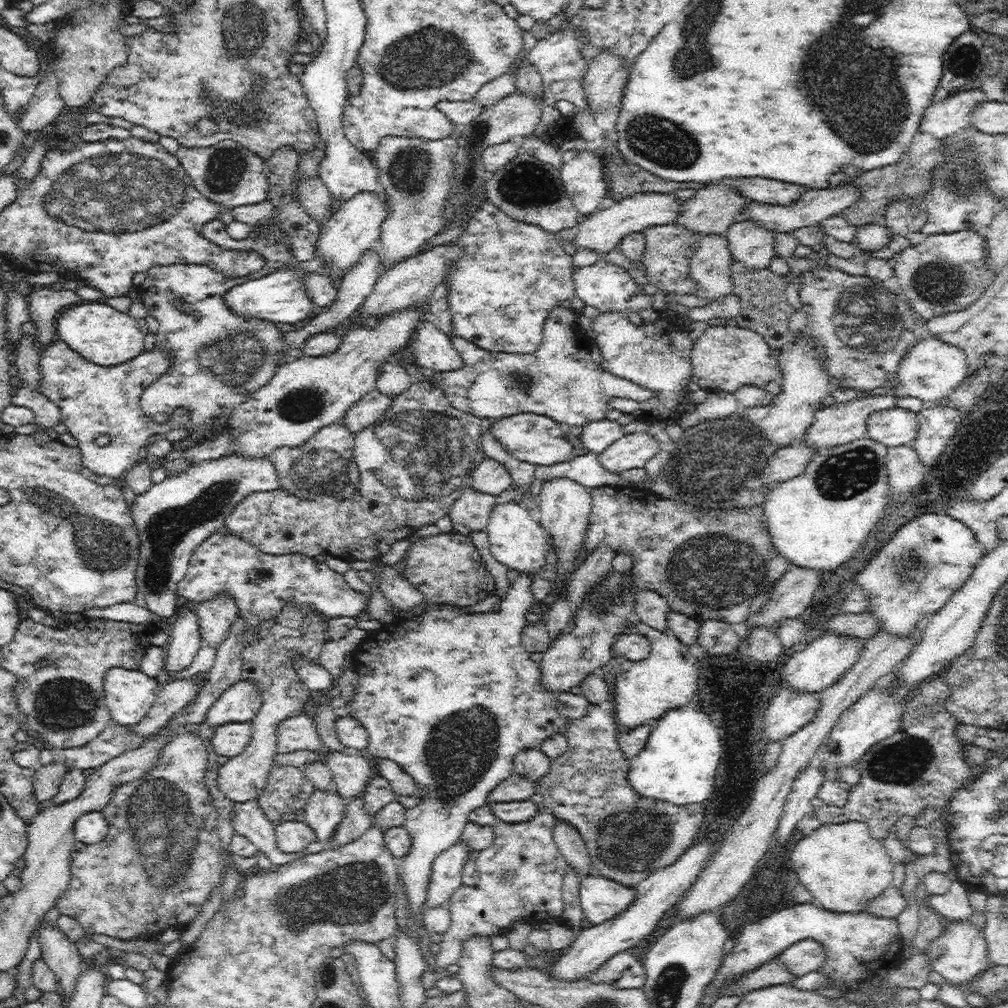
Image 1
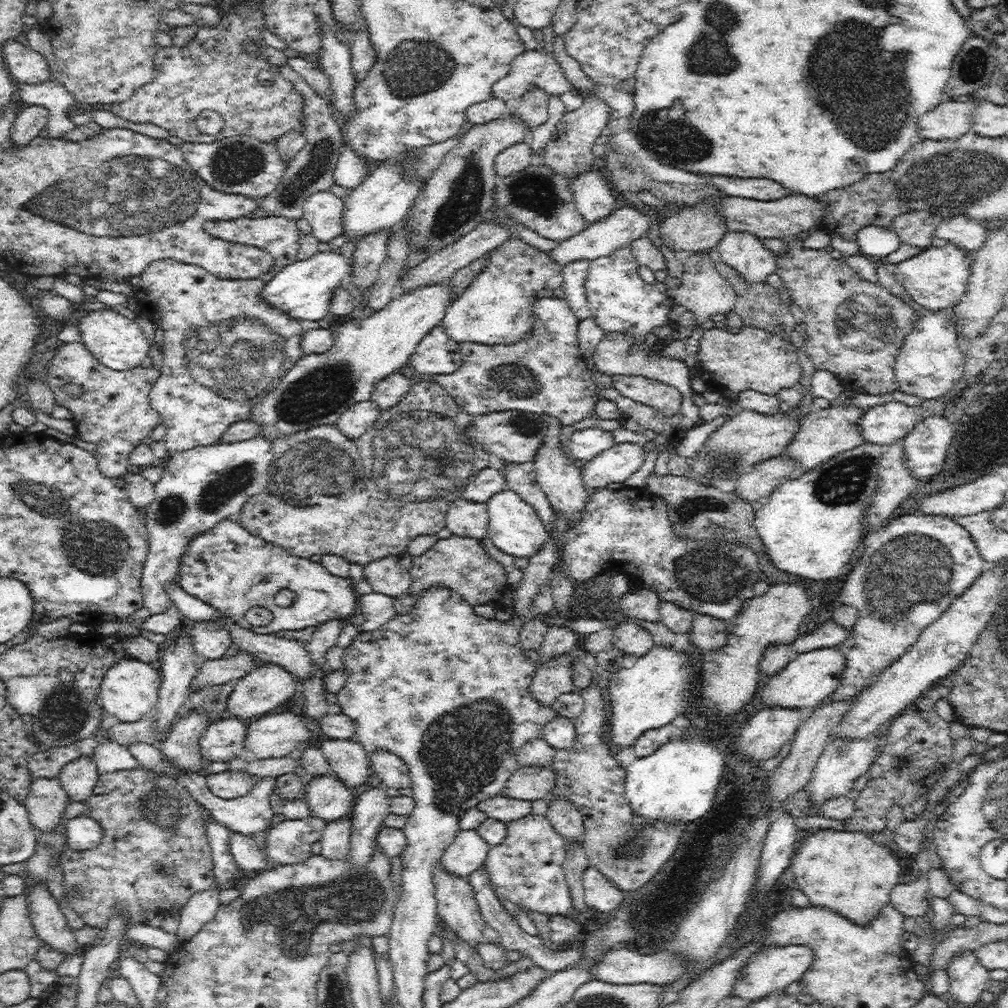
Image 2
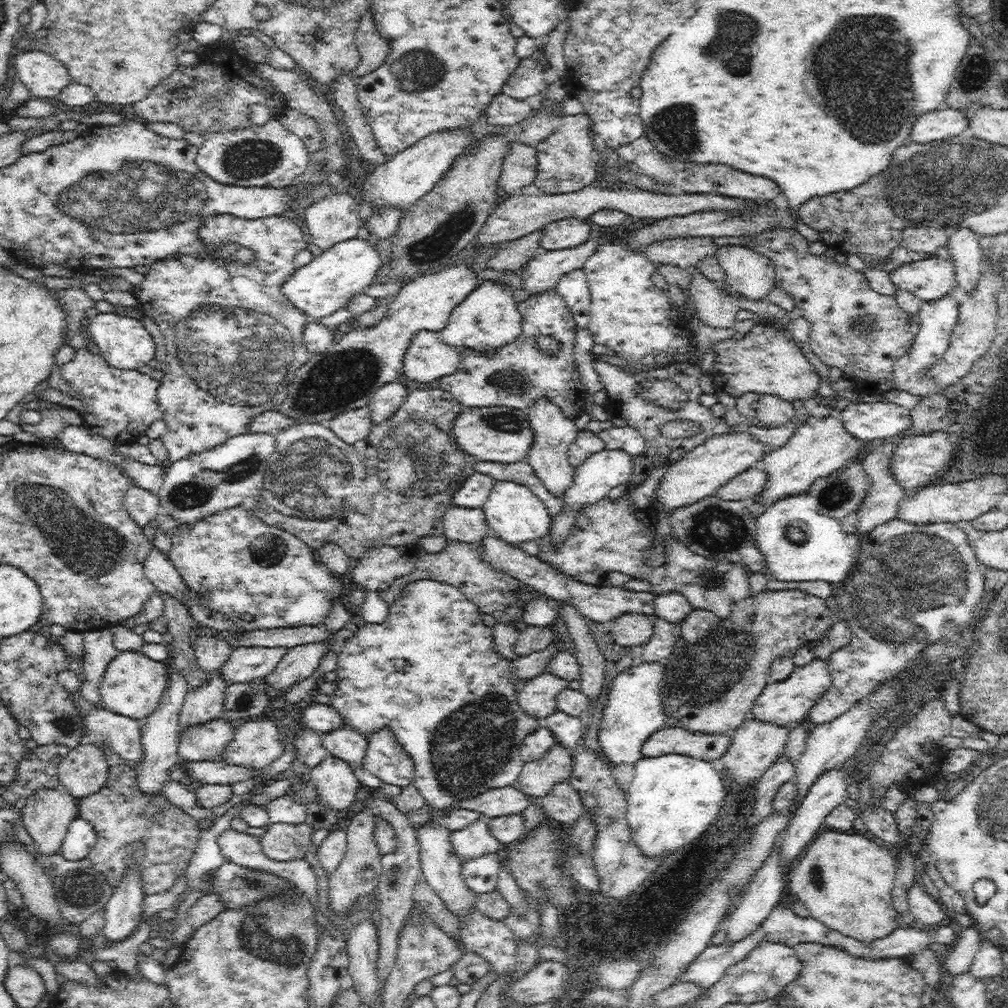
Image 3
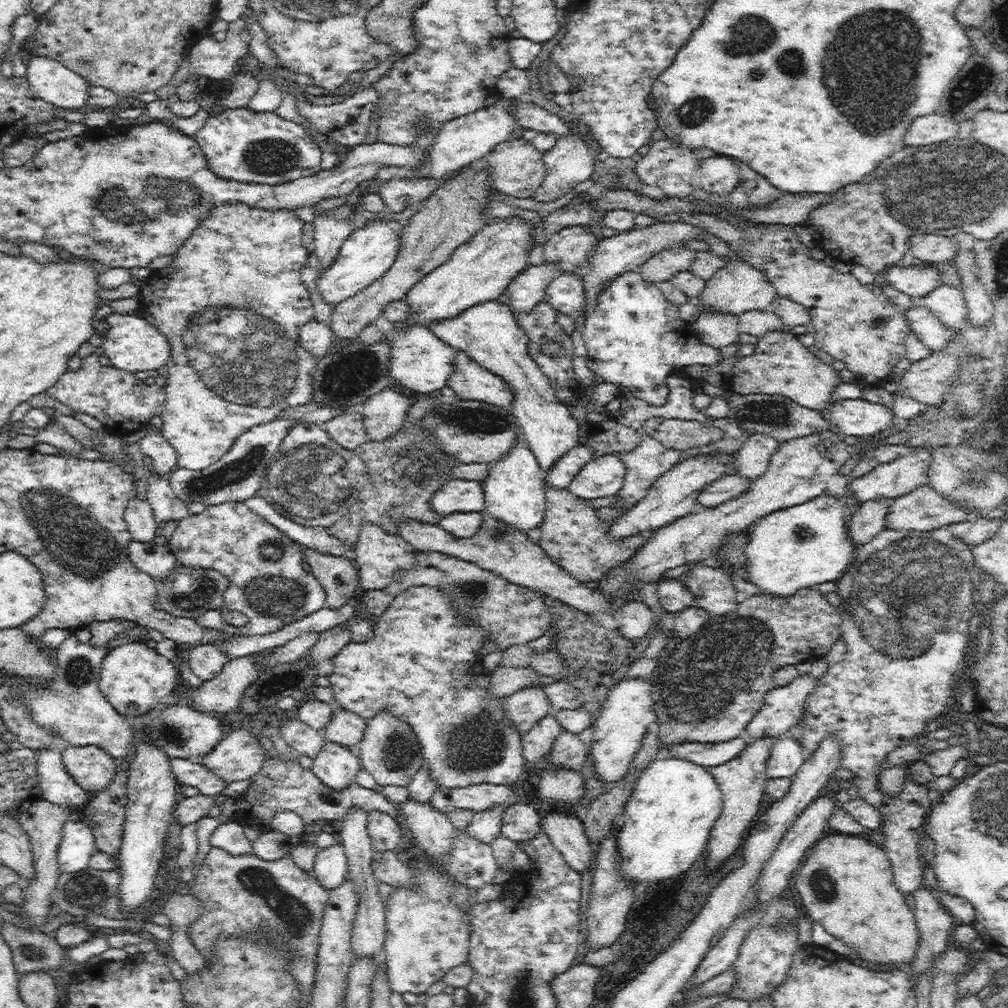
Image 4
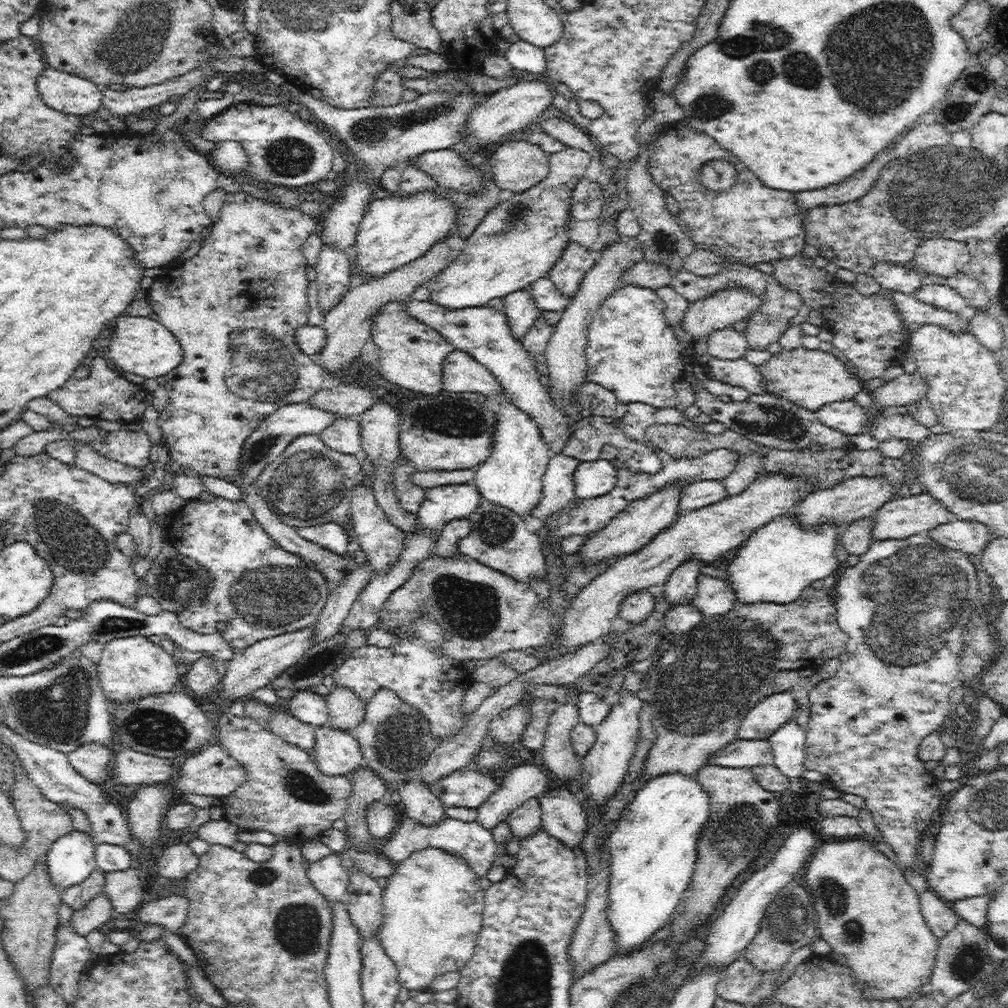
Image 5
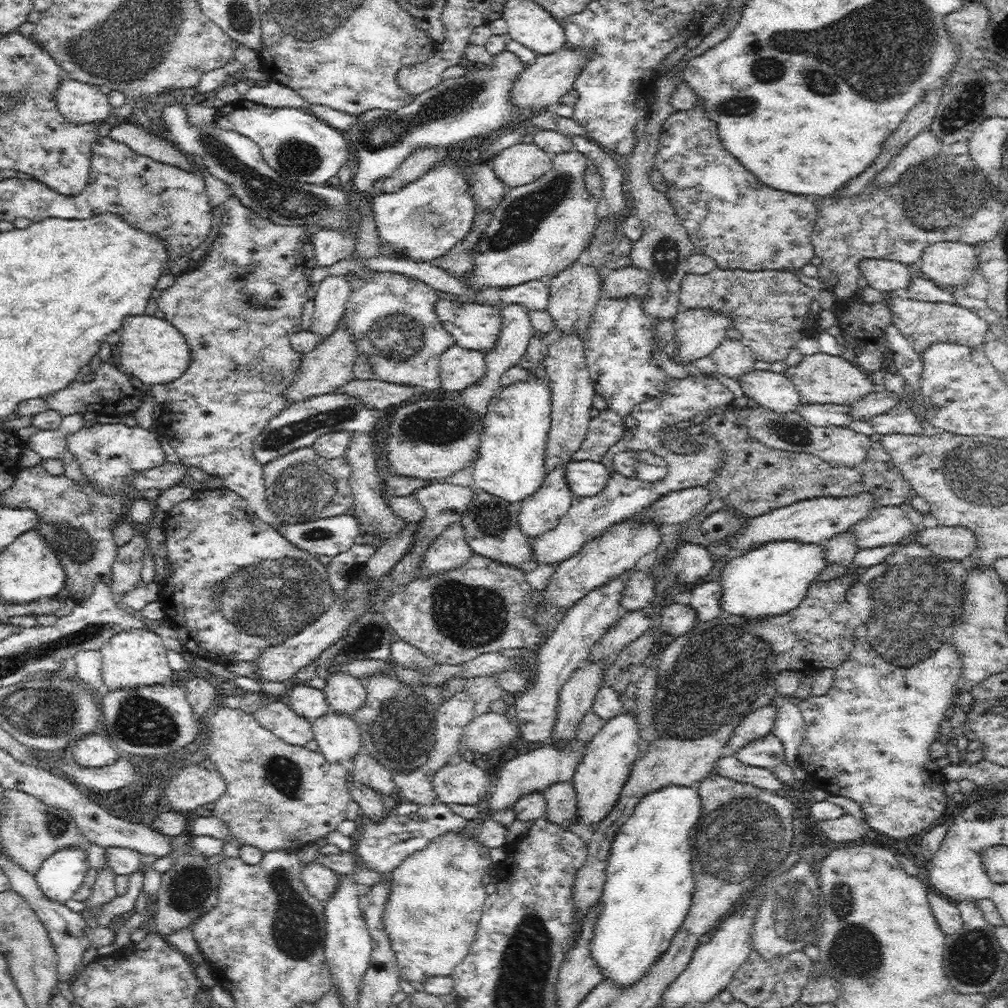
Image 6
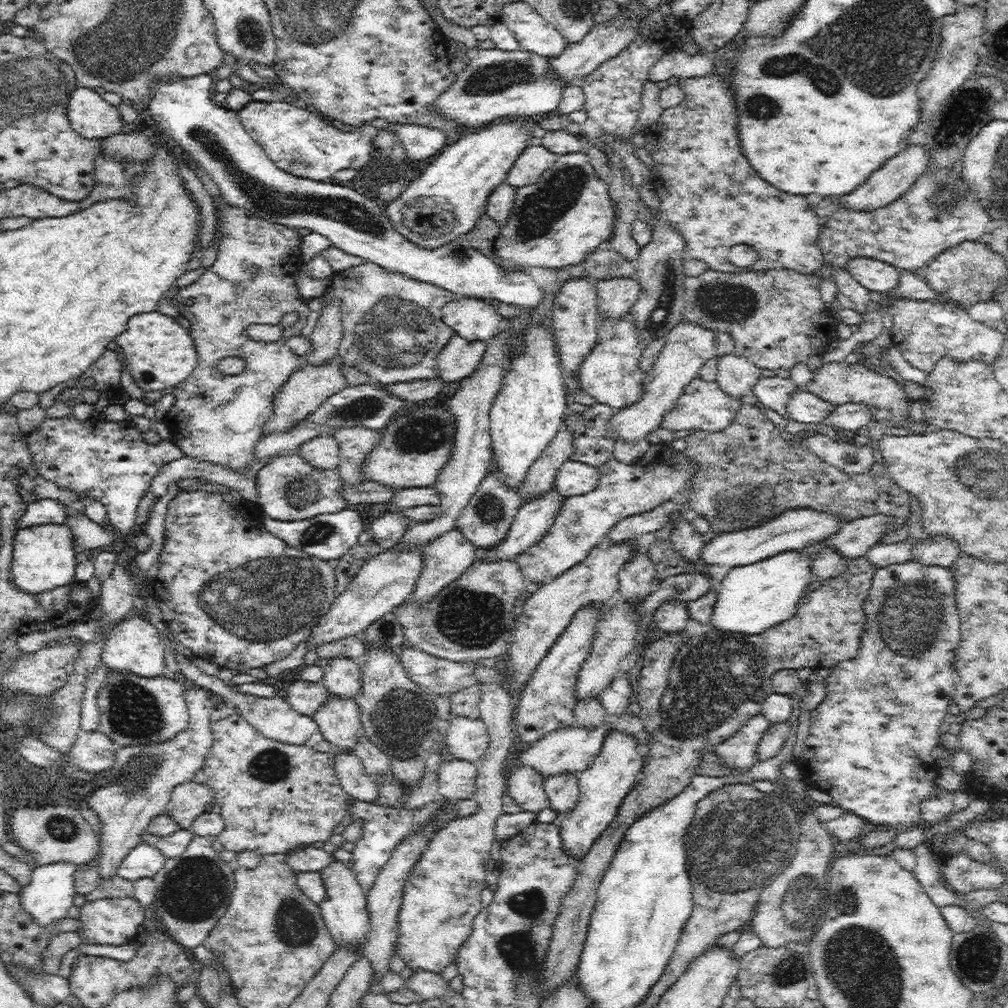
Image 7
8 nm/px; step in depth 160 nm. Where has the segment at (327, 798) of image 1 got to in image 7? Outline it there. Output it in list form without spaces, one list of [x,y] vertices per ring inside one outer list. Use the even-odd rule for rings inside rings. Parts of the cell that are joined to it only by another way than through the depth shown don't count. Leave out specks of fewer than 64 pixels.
[[[329,695],[328,700],[316,711],[312,718],[317,723],[320,733],[335,748],[334,752],[350,752],[356,747],[362,733],[360,711],[355,697]]]

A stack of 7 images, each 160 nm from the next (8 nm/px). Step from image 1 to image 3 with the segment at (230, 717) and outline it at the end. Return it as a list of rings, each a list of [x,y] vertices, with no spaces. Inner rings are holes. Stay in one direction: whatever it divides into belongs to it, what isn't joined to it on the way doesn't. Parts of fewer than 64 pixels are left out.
[[[315,642],[293,646],[284,654],[264,679],[268,683],[268,697],[280,698],[293,684],[312,676],[320,660],[328,654],[328,643]]]

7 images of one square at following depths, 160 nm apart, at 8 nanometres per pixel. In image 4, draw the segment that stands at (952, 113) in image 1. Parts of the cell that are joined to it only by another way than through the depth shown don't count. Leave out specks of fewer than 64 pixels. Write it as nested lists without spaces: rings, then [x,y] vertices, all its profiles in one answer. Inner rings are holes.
[[[940,111],[917,116],[908,127],[904,146],[926,146],[955,138],[958,124],[948,116],[940,116]]]

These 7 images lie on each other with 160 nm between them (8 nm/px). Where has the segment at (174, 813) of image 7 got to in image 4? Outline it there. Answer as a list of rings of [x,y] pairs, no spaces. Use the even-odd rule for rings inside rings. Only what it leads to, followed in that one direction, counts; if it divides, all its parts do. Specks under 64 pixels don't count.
[[[246,728],[234,730],[226,738],[221,738],[214,750],[198,760],[228,785],[253,779],[269,755],[262,741],[258,736],[252,737]]]

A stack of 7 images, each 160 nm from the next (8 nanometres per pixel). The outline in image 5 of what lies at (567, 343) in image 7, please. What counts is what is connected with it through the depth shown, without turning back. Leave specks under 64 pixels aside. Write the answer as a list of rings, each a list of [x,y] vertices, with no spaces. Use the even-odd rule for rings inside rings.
[[[571,240],[561,260],[550,270],[548,279],[566,299],[572,300],[581,288],[586,274],[595,266],[596,259],[596,253]]]

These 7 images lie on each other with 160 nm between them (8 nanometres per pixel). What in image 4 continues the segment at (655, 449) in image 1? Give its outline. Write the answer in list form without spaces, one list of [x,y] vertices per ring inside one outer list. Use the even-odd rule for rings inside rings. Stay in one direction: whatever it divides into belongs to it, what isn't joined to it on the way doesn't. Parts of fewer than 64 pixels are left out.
[[[612,454],[595,456],[569,484],[569,491],[580,498],[612,496],[623,486],[625,464]]]

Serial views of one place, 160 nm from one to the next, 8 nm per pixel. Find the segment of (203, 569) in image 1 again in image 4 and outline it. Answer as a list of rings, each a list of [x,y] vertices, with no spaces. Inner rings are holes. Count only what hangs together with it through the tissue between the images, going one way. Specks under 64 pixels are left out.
[[[228,501],[217,505],[208,505],[200,514],[190,514],[178,521],[168,546],[180,563],[192,568],[212,568],[228,578],[228,590],[223,594],[224,607],[234,612],[242,612],[248,617],[248,623],[236,627],[228,624],[222,617],[221,610],[208,611],[196,619],[204,628],[213,628],[232,635],[258,635],[278,632],[295,620],[300,620],[325,606],[326,593],[320,581],[312,571],[304,570],[302,559],[305,558],[306,546],[292,540],[279,528],[248,508],[245,501]]]

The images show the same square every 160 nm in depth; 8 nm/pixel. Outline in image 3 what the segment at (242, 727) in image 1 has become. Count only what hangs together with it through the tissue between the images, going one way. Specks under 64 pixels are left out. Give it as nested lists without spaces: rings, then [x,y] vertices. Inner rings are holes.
[[[218,718],[198,726],[190,726],[179,738],[182,762],[221,760],[226,746],[234,740],[236,728],[226,719]]]

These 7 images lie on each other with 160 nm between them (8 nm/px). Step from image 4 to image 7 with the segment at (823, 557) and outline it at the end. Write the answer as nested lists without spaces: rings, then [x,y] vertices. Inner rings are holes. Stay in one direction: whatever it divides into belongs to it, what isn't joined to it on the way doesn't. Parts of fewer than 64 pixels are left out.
[[[788,550],[746,566],[731,567],[720,582],[710,626],[724,632],[760,634],[795,616],[798,603],[814,577],[806,551]]]

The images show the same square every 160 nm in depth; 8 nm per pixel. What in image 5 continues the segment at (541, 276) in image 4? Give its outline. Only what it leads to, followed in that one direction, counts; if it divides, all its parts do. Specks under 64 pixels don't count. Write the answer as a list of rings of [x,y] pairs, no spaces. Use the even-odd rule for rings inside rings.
[[[530,288],[521,289],[503,298],[508,326],[517,340],[521,340],[541,316],[529,290]]]

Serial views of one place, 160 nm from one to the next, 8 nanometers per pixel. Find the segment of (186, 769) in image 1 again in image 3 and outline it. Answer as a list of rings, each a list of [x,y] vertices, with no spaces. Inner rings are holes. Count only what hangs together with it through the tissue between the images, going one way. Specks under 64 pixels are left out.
[[[215,673],[205,685],[190,688],[179,717],[179,738],[186,728],[220,717],[224,708],[224,692],[228,685],[222,675]],[[118,764],[118,766],[109,766],[108,779],[106,785],[100,788],[99,792],[90,794],[81,800],[78,800],[78,812],[80,816],[87,820],[96,831],[96,844],[93,850],[87,855],[91,861],[91,870],[102,873],[112,887],[119,885],[126,870],[135,864],[141,868],[140,885],[144,896],[158,894],[169,891],[176,878],[188,872],[188,866],[192,862],[192,856],[196,852],[197,842],[199,841],[201,830],[196,825],[196,820],[188,812],[181,808],[172,806],[167,796],[163,793],[146,795],[140,791],[138,783],[137,770],[130,764]]]

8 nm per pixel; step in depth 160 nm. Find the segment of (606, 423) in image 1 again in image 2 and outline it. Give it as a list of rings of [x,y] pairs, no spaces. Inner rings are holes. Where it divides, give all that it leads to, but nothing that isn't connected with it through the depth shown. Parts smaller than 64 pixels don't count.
[[[598,426],[576,429],[568,441],[569,454],[582,462],[588,462],[600,452],[615,445],[613,434]]]

